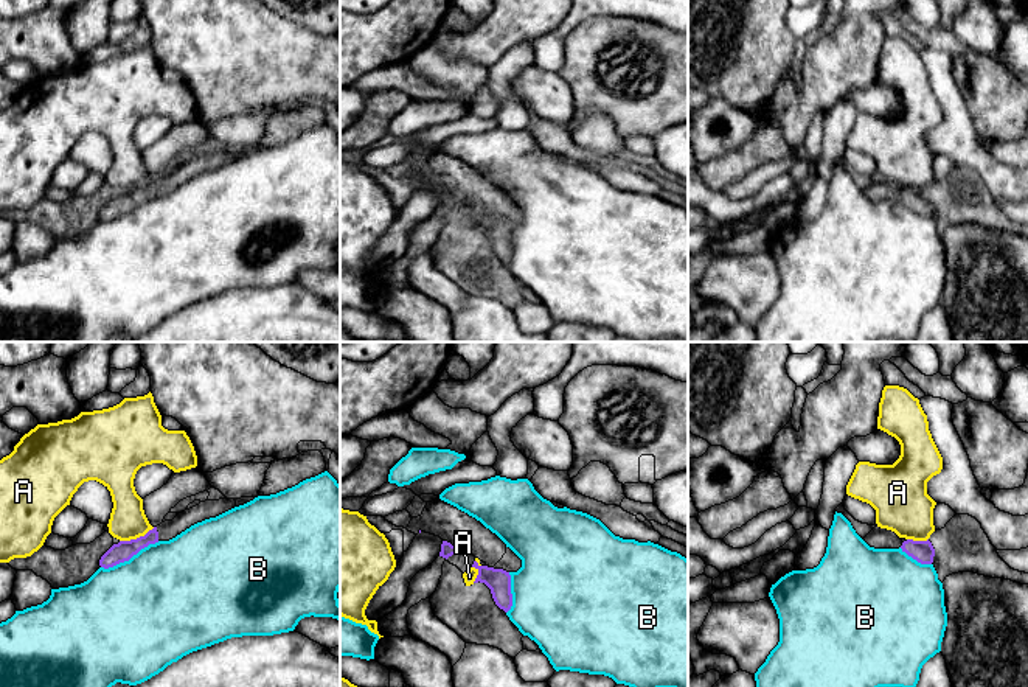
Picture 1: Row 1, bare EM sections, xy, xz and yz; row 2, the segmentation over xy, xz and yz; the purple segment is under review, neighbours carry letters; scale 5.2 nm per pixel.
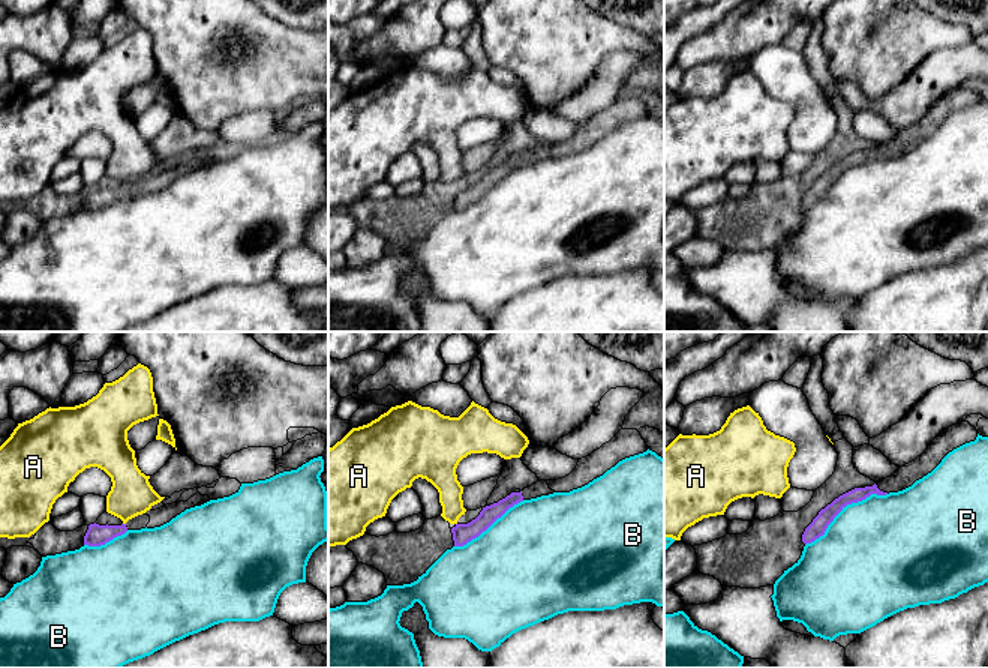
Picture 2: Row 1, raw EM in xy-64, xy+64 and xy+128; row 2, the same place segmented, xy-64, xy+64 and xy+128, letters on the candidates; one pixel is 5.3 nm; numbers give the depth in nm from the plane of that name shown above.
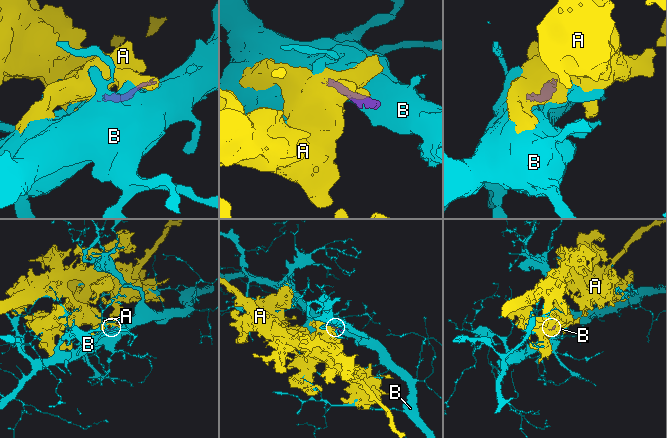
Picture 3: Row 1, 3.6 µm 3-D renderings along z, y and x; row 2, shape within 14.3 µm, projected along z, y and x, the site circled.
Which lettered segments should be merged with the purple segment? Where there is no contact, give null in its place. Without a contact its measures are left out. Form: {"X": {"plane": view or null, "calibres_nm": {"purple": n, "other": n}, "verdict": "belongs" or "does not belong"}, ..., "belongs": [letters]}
{"A": {"plane": "xy", "calibres_nm": {"purple": 100, "other": 190}, "verdict": "does not belong"}, "B": {"plane": "xy", "calibres_nm": {"purple": 100, "other": 500}, "verdict": "does not belong"}, "belongs": []}

